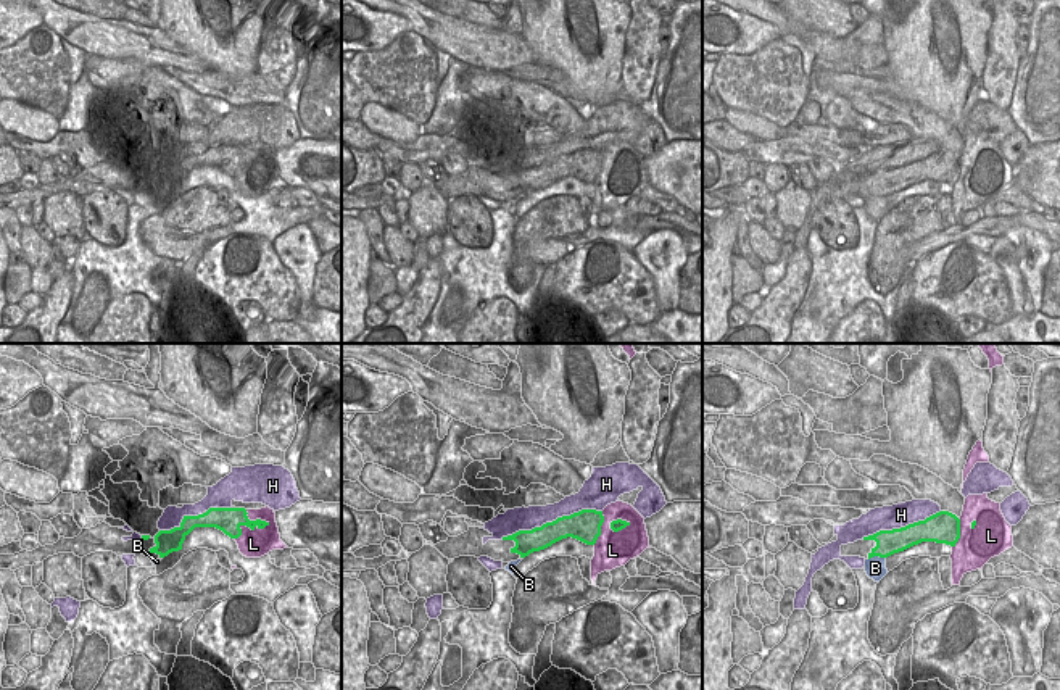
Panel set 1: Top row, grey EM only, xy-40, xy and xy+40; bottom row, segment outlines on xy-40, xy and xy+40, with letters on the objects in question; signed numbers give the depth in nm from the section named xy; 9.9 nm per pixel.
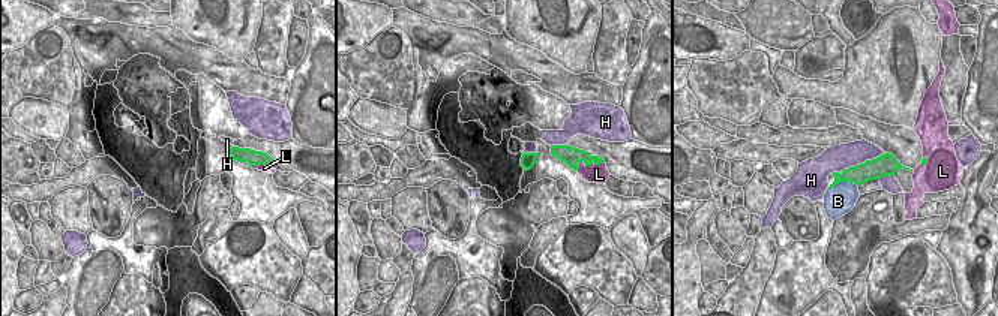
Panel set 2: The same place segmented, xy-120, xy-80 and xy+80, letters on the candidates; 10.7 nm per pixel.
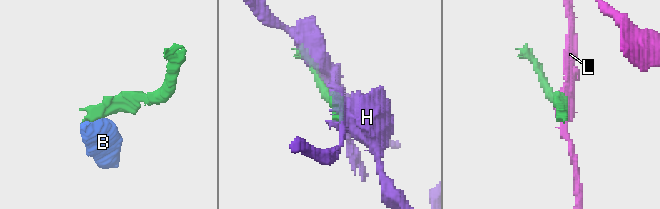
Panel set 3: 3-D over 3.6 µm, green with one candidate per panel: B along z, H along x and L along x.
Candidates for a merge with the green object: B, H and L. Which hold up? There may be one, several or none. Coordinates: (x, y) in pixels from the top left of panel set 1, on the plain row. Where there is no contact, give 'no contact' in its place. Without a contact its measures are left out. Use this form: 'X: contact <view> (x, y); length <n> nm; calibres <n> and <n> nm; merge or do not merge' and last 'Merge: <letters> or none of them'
B: contact xy+40 (877, 194); length 180 nm; calibres 260 and 220 nm; do not merge
H: contact xy (553, 160); length 1050 nm; calibres 260 and 220 nm; do not merge
L: contact xy-40 (248, 165); length 400 nm; calibres 260 and 280 nm; do not merge
Merge: none of them

